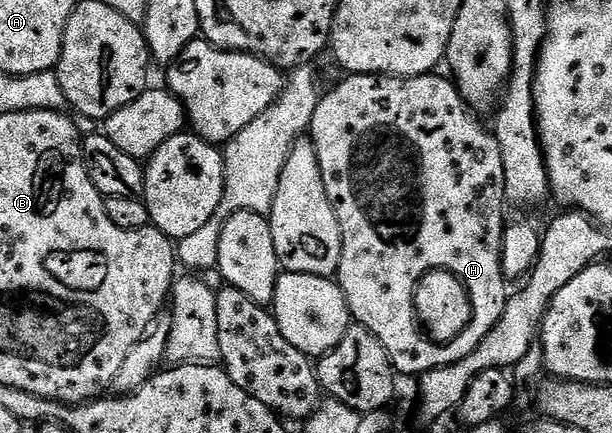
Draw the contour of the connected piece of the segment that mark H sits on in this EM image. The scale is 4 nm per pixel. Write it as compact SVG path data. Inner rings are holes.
M347 75L345 77L347 80L340 81L327 96L325 93L319 99L316 114L312 114L312 122L308 129L308 138L313 142L316 158L320 162L324 190L328 194L328 202L332 202L332 210L340 226L342 249L336 282L342 287L353 323L364 326L382 343L395 373L402 375L403 372L404 375L415 376L415 378L437 368L447 368L449 364L460 362L465 356L472 354L472 350L476 350L476 346L484 342L492 326L496 326L496 322L504 314L504 306L508 299L508 291L506 292L508 277L502 273L502 234L508 223L506 217L508 201L504 186L504 158L500 154L500 142L496 142L493 131L487 125L485 128L478 121L481 119L458 93L458 86L453 79L438 75ZM433 324L438 328L450 329L447 330L446 336L434 336L433 330L430 329Z

